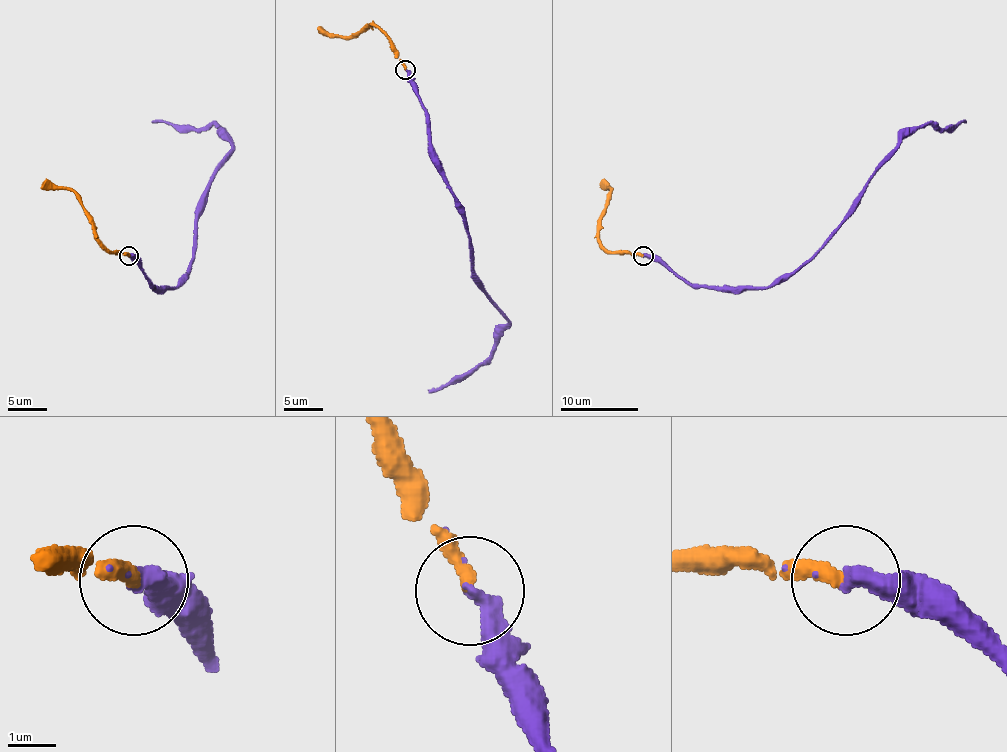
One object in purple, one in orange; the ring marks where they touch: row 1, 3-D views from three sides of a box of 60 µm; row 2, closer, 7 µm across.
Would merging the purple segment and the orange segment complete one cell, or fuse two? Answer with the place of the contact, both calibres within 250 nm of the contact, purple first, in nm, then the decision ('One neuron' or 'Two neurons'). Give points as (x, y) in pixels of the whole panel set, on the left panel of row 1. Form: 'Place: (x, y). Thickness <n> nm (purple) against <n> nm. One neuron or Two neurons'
Place: (129, 255). Thickness 380 nm (purple) against 300 nm. One neuron

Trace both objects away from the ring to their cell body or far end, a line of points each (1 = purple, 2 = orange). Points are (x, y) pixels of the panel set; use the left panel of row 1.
1: (128, 256), (156, 287), (175, 287), (187, 275), (197, 207), (232, 145), (214, 125), (152, 123)
2: (128, 256), (113, 254), (103, 244), (97, 236), (93, 217), (70, 189), (40, 187)

